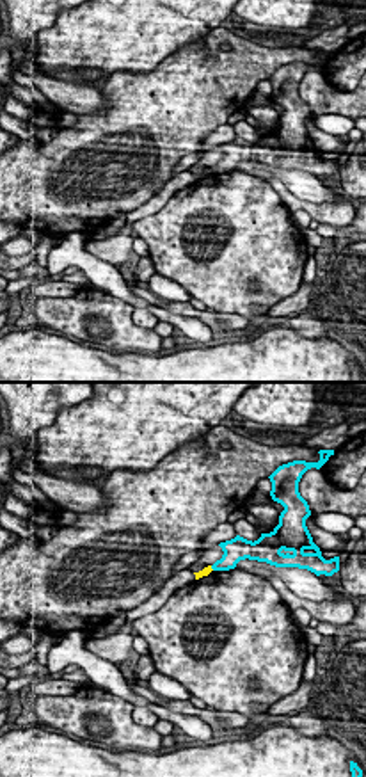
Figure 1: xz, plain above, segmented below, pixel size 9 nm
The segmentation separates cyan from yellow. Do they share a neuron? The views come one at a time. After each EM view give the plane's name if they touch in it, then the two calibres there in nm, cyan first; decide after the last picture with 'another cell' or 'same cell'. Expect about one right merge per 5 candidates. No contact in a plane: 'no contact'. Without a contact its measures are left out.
xz | 190/70 nm

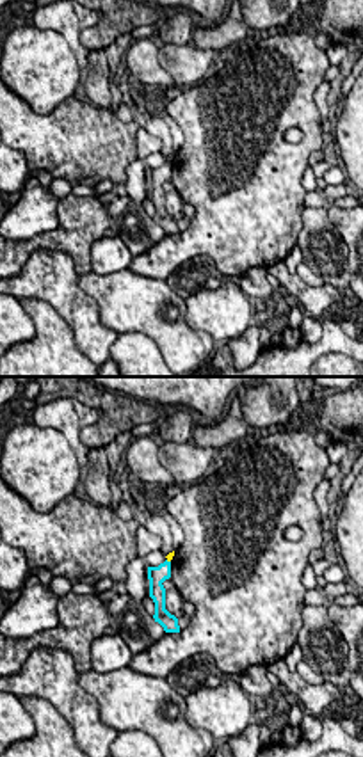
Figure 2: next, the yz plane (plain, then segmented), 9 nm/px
yz | 160/60 nm

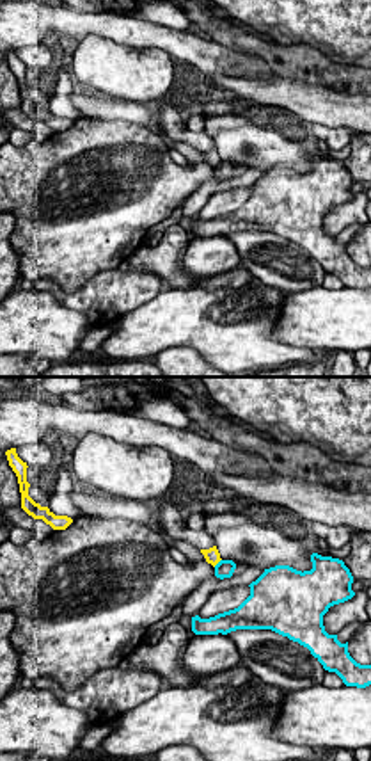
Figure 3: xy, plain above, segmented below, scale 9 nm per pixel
xy | 160/140 nm

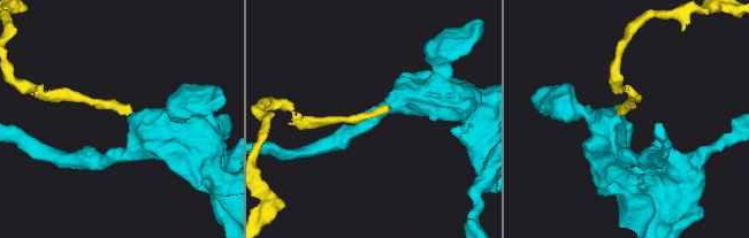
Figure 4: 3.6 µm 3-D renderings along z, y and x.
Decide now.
another cell

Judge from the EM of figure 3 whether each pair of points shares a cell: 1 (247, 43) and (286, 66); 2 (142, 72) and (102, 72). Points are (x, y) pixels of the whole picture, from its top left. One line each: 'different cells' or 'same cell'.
1: same cell
2: same cell

